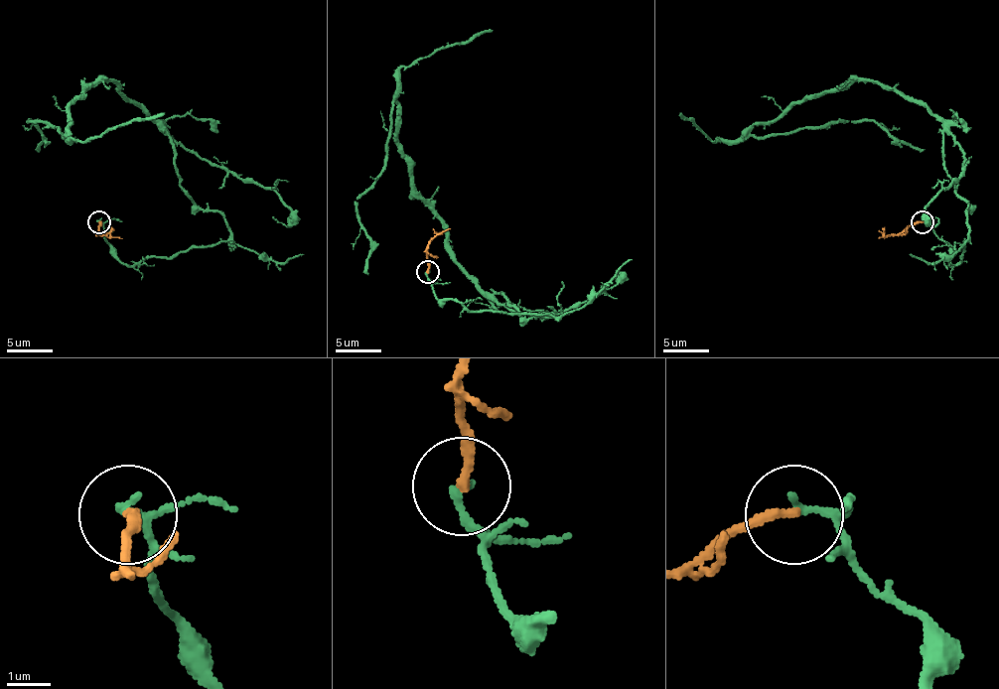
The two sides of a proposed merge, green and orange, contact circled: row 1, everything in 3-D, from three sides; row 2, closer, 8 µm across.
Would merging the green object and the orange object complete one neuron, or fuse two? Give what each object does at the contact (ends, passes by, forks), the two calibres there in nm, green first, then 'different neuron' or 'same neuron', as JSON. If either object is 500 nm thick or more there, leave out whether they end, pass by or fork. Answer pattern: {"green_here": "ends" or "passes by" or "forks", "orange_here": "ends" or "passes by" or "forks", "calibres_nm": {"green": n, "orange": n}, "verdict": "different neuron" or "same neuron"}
{"green_here": "ends", "orange_here": "ends", "calibres_nm": {"green": 190, "orange": 200}, "verdict": "different neuron"}

